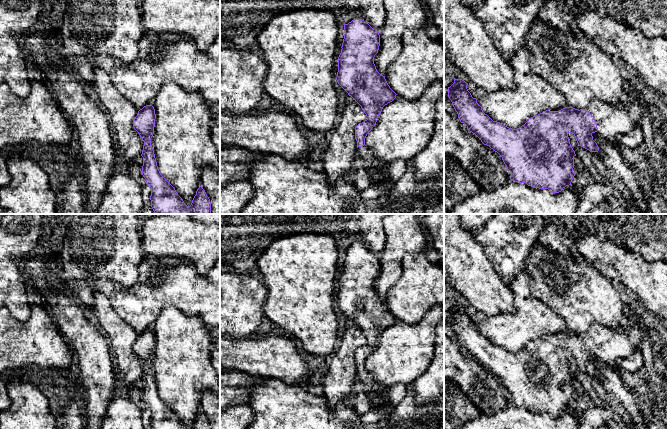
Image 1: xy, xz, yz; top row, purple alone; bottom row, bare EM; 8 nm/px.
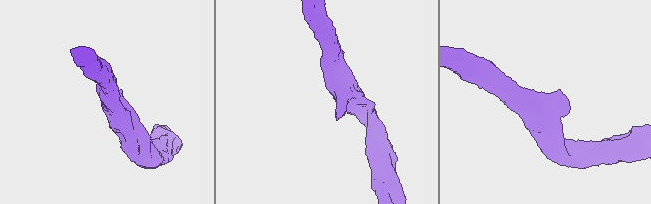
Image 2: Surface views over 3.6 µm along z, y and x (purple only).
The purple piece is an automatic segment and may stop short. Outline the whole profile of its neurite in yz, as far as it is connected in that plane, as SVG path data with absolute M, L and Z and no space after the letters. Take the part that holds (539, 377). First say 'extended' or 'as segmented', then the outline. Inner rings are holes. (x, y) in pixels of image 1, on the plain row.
extended; M455 303L454 307L448 311L448 321L451 324L458 342L461 347L467 350L467 353L475 358L484 369L489 370L497 376L502 382L507 394L511 396L510 403L526 407L528 410L548 413L552 417L559 417L566 410L571 409L575 400L573 396L575 375L571 371L568 358L572 357L579 370L589 374L590 376L598 376L599 371L593 364L592 358L597 356L599 360L608 365L614 365L618 359L628 357L635 350L640 350L642 340L648 336L652 342L652 337L649 334L649 326L644 321L637 326L628 328L626 325L618 329L609 329L599 325L593 325L586 333L575 333L573 331L565 331L559 335L543 335L542 337L533 340L528 345L517 353L512 353L505 350L503 347L493 345L482 334L482 331L477 327L477 323L473 322L467 313L468 307L462 303Z

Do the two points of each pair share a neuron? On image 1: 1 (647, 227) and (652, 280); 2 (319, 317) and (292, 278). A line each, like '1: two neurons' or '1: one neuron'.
1: two neurons
2: one neuron

